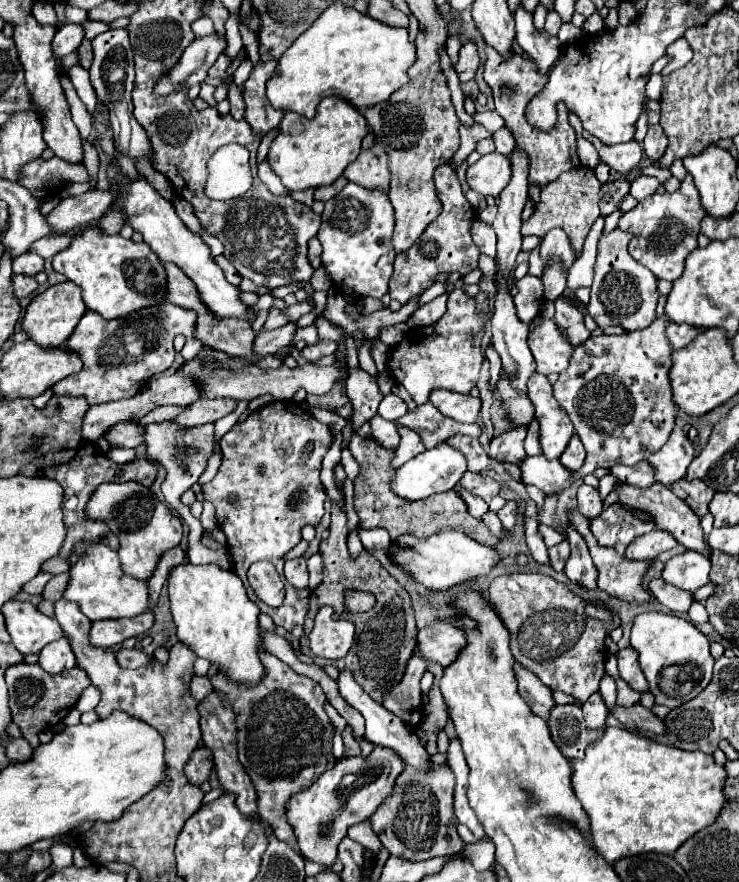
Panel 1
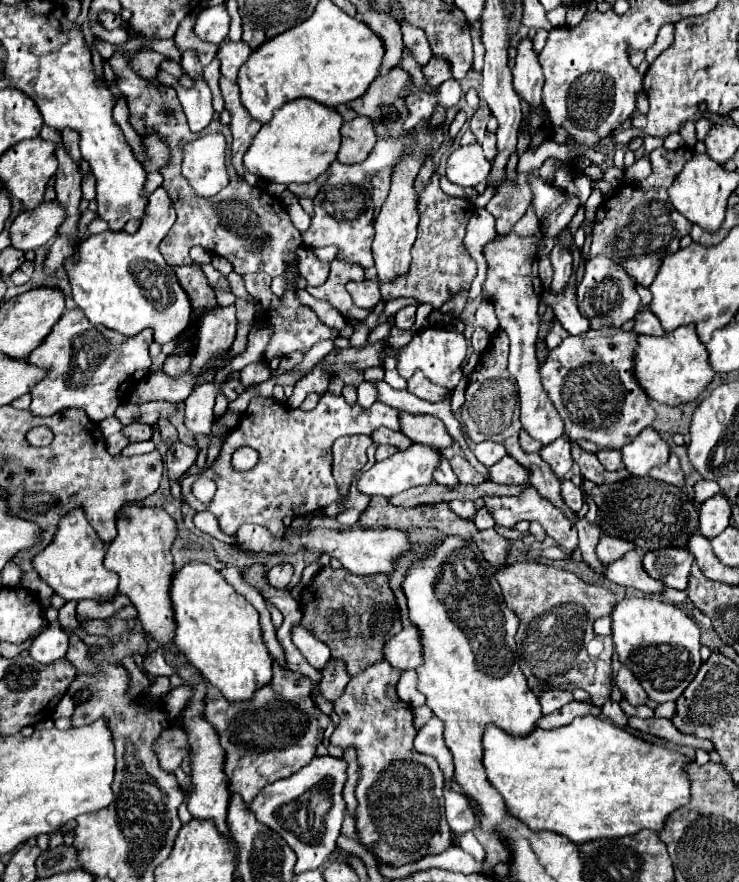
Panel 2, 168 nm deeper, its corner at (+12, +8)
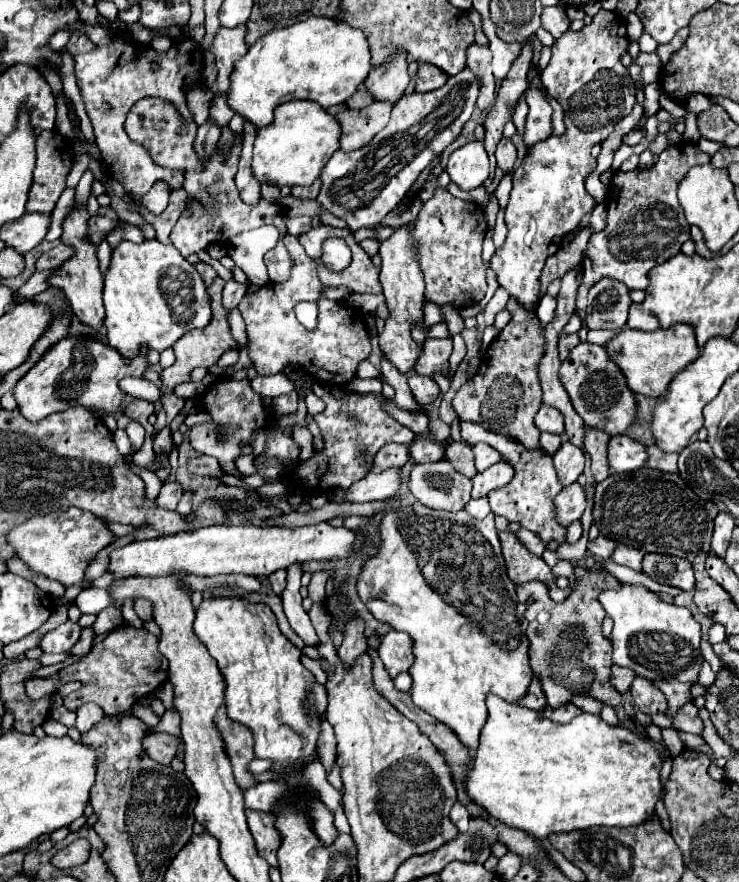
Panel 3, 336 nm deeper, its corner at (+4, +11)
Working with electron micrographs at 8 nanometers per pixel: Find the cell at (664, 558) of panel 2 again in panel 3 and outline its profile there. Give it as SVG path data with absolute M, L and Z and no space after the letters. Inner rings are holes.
M646 553L644 555L644 573L658 583L680 587L682 591L694 589L694 571L690 561L674 555Z

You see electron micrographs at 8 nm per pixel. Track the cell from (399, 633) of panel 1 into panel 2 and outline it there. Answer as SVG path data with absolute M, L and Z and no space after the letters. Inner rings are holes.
M324 568L316 574L316 578L302 588L300 594L302 606L302 626L308 628L316 638L320 638L332 652L334 658L346 662L350 676L360 674L366 666L382 660L384 644L396 636L400 626L400 614L396 608L394 594L388 586L386 574L374 576L356 576L346 568ZM342 612L346 616L346 628L334 630L328 622L332 614Z

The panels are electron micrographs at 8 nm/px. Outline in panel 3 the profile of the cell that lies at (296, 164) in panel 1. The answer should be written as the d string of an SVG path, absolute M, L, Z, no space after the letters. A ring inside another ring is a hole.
M288 101L274 109L274 121L258 129L254 141L252 171L260 183L282 185L312 185L326 161L340 149L340 123L326 109L312 101Z

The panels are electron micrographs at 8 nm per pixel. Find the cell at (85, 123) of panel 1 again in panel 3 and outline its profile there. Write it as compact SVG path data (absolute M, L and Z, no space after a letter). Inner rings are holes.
M86 169L80 183L78 183L78 187L76 187L76 193L80 193L80 203L82 205L86 205L86 199L88 199L90 189L92 189L92 181L94 181L94 175L92 175L90 169Z

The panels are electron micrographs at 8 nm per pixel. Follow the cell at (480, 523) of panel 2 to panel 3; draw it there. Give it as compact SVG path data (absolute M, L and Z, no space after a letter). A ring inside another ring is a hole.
M414 503L388 511L380 531L382 547L366 561L358 579L358 595L376 619L414 637L416 661L410 667L414 679L410 691L412 701L446 723L470 751L476 751L480 731L488 717L488 693L498 695L508 703L518 703L528 693L534 679L528 663L528 621L506 573L498 531L494 527L494 513L484 521L476 521L466 511L452 513Z

